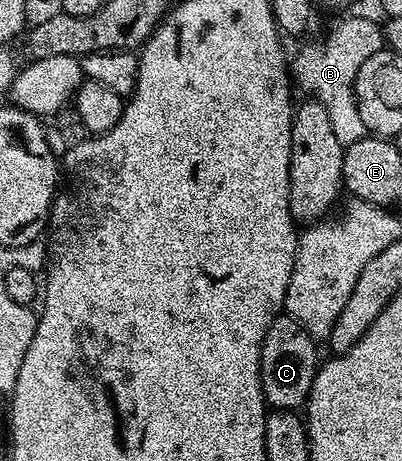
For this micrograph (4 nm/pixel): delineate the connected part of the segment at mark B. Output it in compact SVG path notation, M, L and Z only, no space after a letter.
M348 17L329 33L322 46L316 43L308 45L291 60L290 74L295 86L321 102L331 120L336 139L344 147L367 136L355 101L355 79L364 59L378 53L385 45L385 32L380 23L378 25L366 17Z

